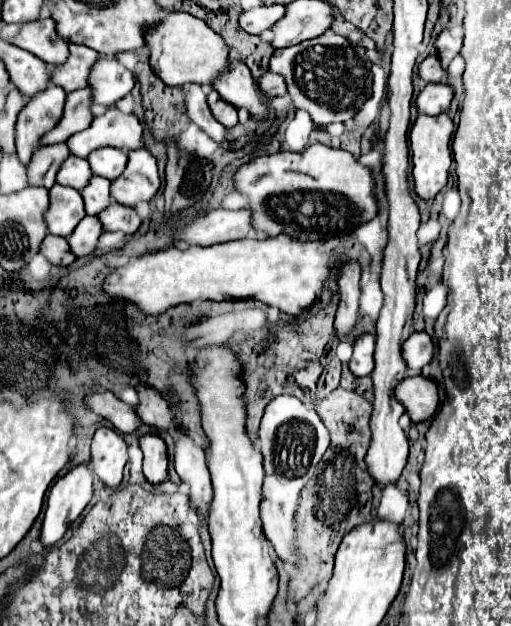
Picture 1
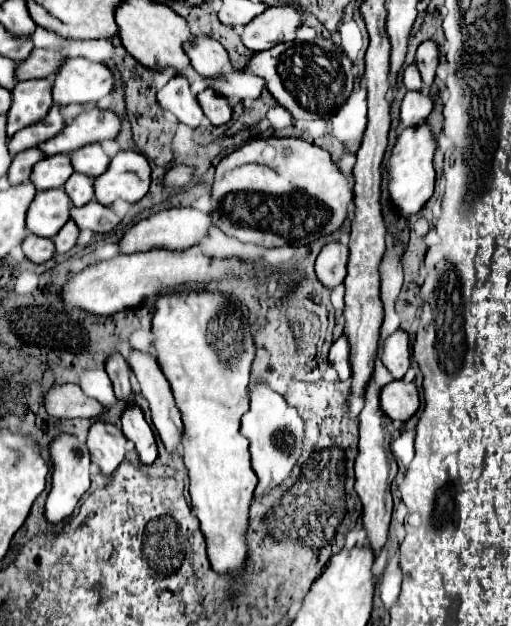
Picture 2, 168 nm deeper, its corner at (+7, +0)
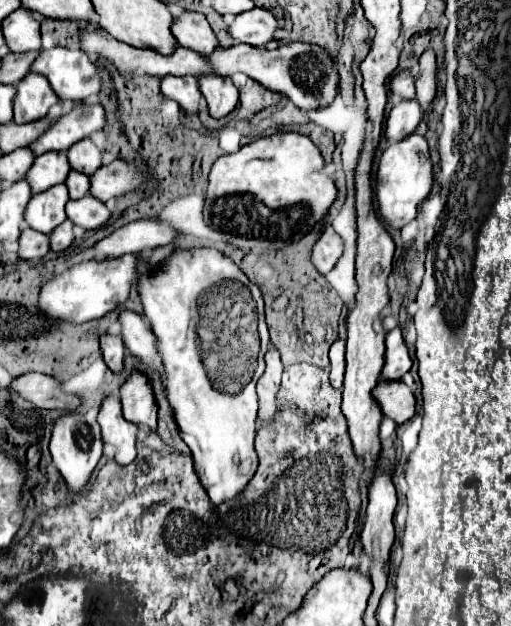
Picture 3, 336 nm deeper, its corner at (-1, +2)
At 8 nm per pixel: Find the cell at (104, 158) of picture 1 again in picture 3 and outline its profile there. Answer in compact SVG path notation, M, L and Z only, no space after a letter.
M91 139L77 141L77 145L71 145L67 151L71 169L85 175L93 175L101 167L101 155L101 149L97 149Z

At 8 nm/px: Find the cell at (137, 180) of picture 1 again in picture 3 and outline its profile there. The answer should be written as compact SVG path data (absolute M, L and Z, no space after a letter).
M117 159L97 169L89 177L89 181L91 181L89 195L105 203L111 197L119 197L119 195L125 195L127 191L137 189L143 183L143 173L129 167L125 161Z

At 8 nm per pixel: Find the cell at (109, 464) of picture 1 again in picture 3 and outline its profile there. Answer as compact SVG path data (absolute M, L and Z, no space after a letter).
M107 395L101 411L99 425L103 431L103 441L115 447L115 461L119 465L129 465L137 457L137 425L127 421L121 413L121 399Z

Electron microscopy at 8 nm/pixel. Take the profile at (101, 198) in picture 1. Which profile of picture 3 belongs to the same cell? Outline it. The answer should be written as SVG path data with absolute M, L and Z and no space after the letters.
M71 171L65 179L65 185L69 189L69 199L81 199L89 193L89 177L81 175L77 171Z

